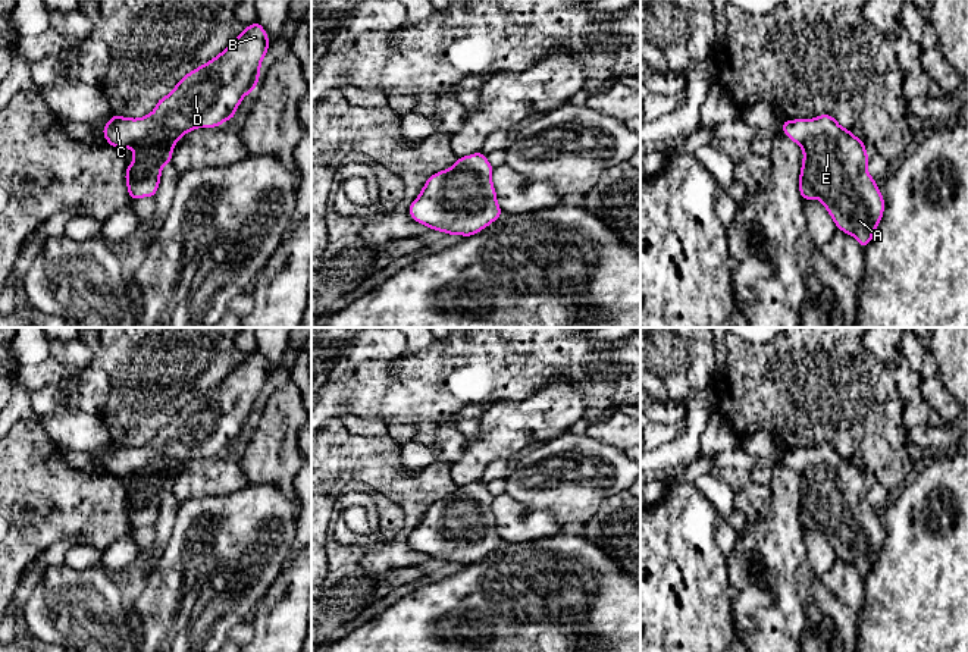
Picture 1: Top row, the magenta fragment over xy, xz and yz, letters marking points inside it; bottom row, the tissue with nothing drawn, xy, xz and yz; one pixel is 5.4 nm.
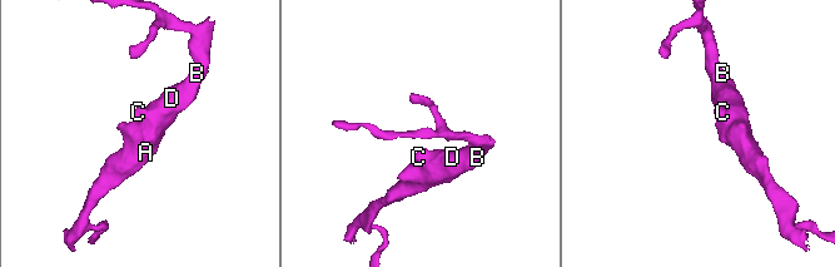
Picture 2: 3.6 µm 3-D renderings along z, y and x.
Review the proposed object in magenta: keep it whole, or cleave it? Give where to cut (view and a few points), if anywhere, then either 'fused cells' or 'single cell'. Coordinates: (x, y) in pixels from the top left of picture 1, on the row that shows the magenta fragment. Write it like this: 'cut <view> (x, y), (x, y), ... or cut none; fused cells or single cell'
cut none; single cell

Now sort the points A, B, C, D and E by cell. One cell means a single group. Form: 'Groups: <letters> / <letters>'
Groups: A B C D E

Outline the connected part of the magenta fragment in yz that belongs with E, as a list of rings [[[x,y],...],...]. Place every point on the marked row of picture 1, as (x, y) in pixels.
[[[820,115],[815,119],[783,120],[781,126],[784,135],[803,150],[799,175],[802,200],[820,200],[837,229],[855,236],[859,245],[865,248],[884,213],[883,194],[867,170],[870,157],[865,151],[865,142],[849,129],[842,128],[830,115]]]

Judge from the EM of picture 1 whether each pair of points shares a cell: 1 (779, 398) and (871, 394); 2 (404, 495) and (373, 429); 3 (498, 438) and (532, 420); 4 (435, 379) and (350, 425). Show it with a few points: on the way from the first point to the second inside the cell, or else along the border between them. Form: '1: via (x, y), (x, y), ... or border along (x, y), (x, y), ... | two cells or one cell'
1: via (802, 394), (848, 394) | one cell
2: border along (344, 425), (353, 433), (388, 436) | two cells
3: via (507, 430), (511, 426), (523, 425) | one cell
4: border along (340, 417), (345, 414), (378, 416), (387, 425) | two cells

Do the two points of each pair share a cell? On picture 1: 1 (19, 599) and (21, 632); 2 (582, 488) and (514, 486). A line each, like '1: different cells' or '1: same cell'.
1: same cell
2: same cell

